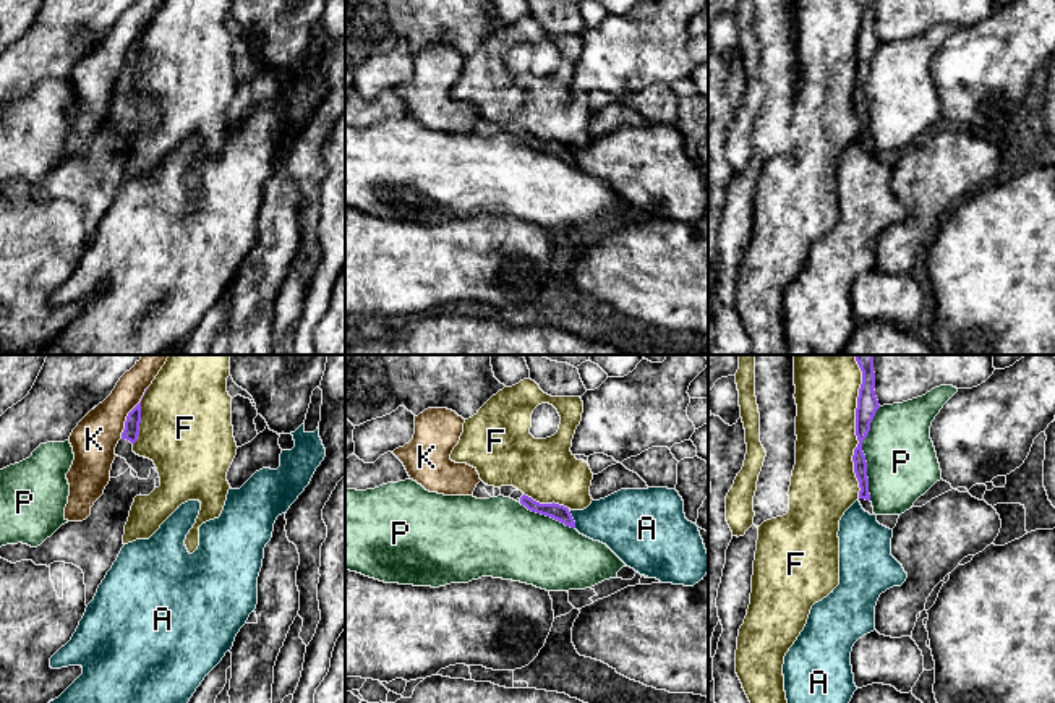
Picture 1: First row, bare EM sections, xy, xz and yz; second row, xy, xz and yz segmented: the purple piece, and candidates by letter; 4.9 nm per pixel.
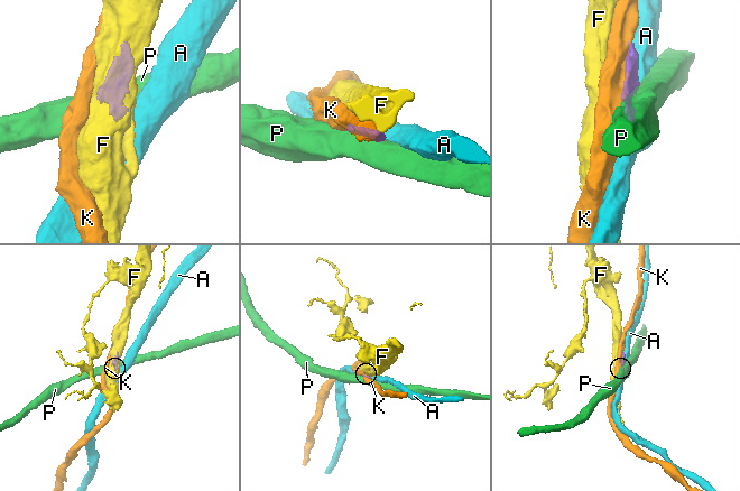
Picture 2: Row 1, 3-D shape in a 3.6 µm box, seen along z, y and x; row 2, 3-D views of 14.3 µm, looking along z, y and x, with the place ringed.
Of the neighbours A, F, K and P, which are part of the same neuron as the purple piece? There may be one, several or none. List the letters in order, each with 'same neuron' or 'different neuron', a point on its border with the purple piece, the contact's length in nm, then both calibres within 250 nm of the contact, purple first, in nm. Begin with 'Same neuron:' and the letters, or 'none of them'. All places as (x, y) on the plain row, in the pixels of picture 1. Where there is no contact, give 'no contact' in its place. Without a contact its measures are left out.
Same neuron: none of them
A: different neuron; contact xz (572, 156); length 100 nm; calibres 80 and 280 nm
F: different neuron; contact yz (856, 68); length 650 nm; calibres 110 and 300 nm
K: different neuron; contact xy (130, 49); length 300 nm; calibres 80 and 220 nm
P: different neuron; contact yz (862, 91); length 460 nm; calibres 110 and 360 nm

